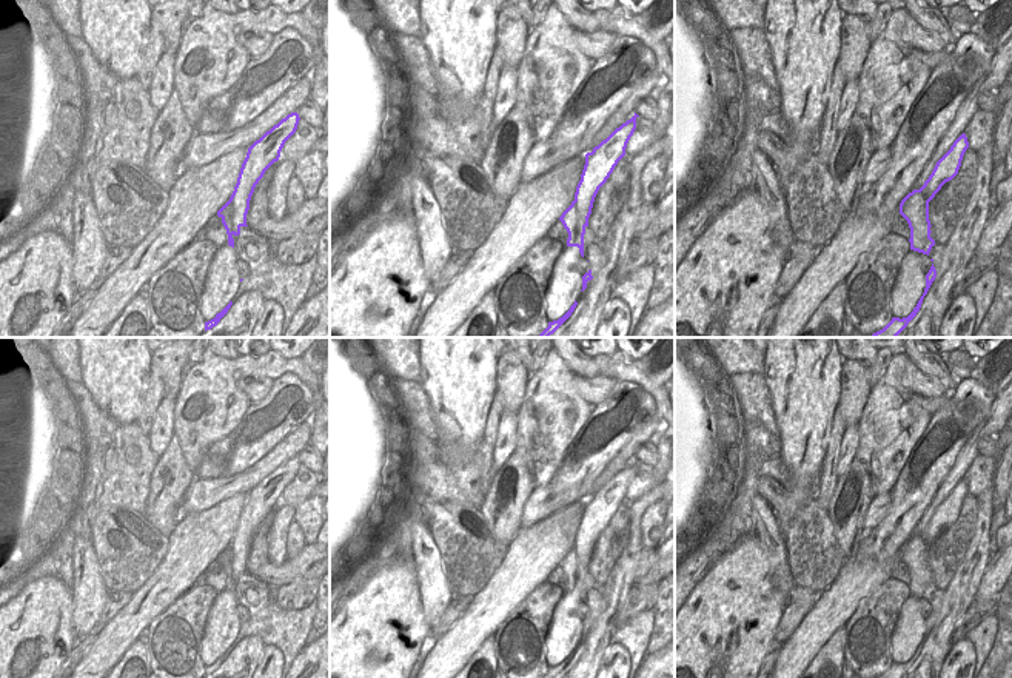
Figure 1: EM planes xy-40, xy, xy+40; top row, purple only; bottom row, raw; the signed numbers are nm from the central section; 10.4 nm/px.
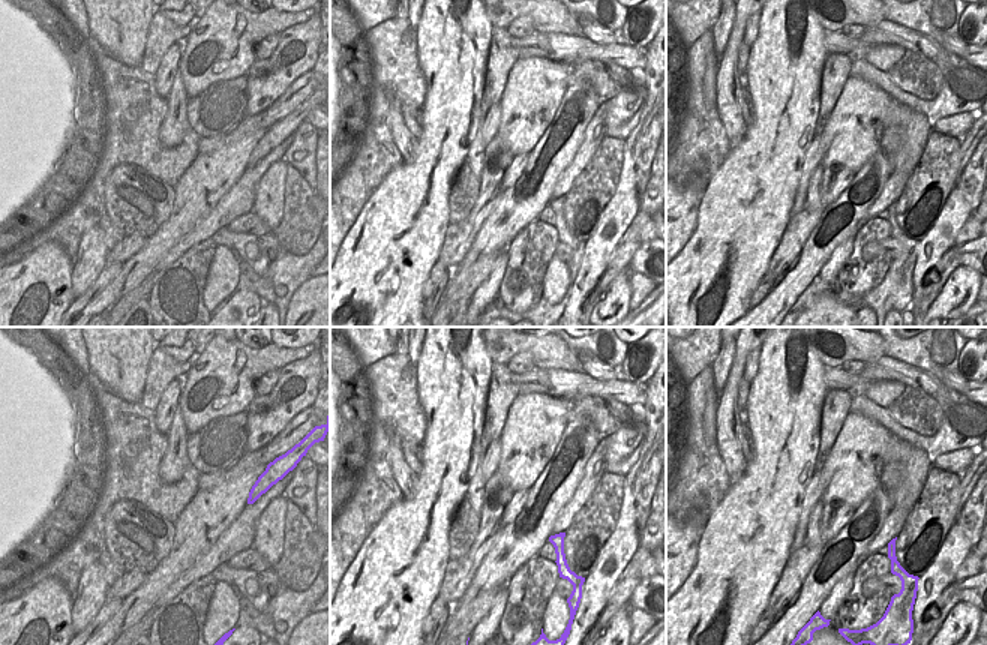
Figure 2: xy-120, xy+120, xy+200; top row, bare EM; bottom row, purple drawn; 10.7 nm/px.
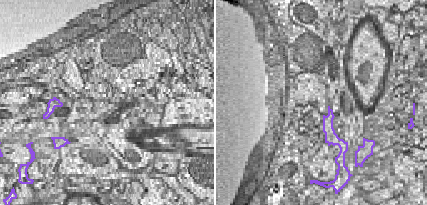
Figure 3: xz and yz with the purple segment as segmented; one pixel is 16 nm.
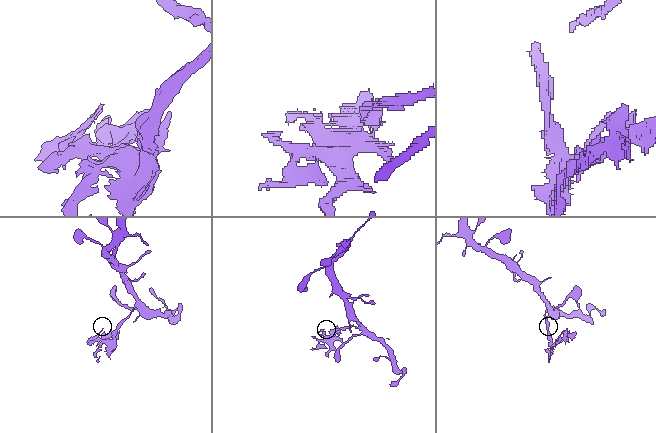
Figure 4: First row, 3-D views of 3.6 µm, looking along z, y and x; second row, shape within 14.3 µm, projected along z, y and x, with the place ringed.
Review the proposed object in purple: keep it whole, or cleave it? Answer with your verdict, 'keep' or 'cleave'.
cleave

